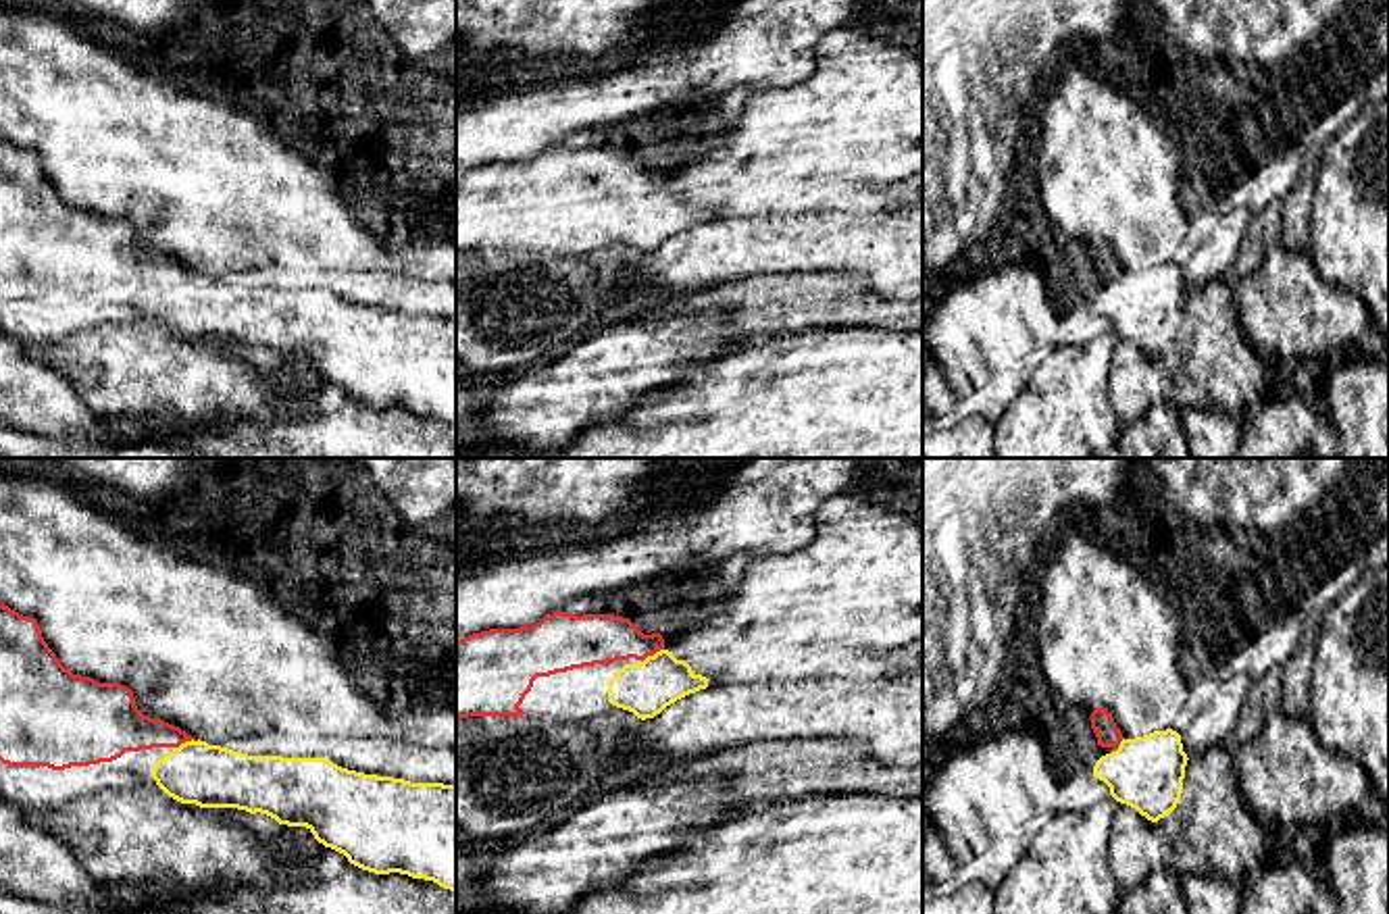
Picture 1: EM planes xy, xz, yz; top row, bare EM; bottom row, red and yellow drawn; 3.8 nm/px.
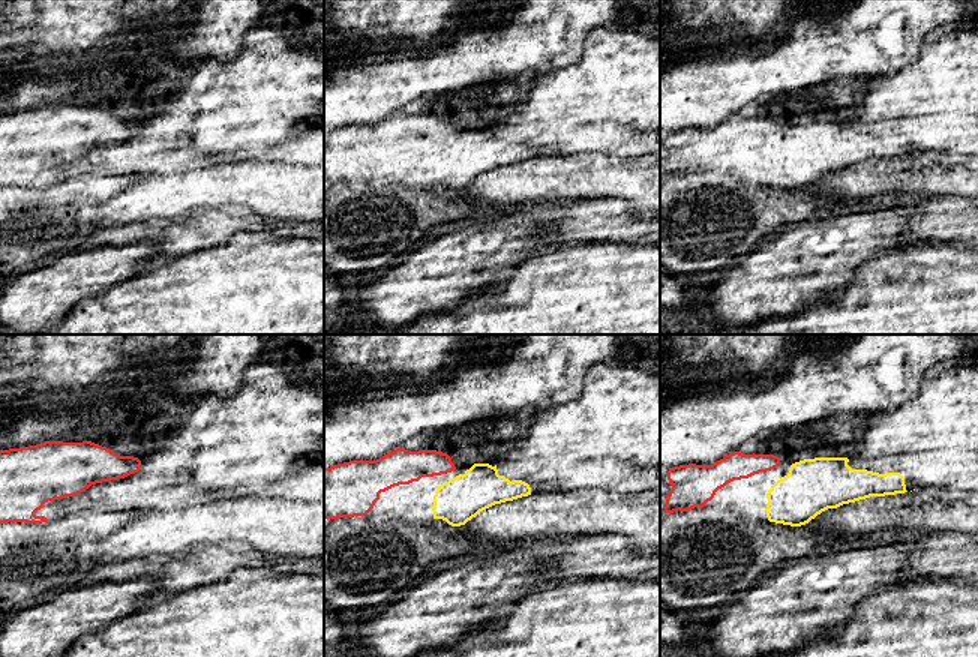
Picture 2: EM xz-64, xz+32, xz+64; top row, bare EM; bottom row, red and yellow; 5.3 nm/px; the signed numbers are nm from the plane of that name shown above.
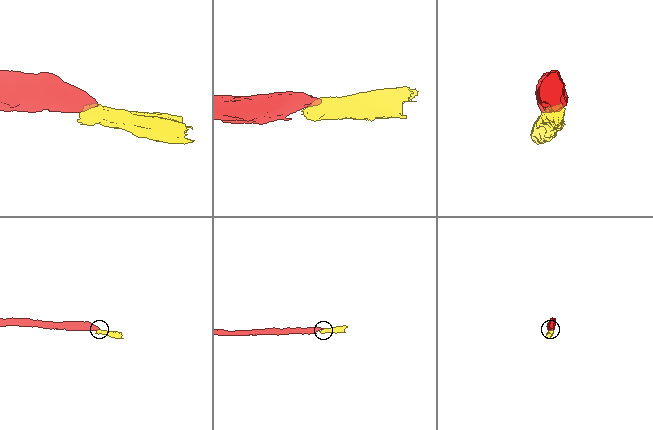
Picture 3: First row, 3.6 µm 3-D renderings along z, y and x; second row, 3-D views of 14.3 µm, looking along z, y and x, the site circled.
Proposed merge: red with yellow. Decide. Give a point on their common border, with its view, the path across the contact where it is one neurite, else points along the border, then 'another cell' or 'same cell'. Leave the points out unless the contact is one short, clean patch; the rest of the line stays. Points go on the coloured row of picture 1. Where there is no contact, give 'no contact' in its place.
xz (652, 654) | across xz (590, 640), (625, 640), (652, 654), (652, 683), (648, 688) | same cell

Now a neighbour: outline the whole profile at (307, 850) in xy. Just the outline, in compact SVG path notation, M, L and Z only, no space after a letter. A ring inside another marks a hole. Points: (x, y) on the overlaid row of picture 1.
M200 808L200 812L208 812L227 824L235 824L244 829L254 841L264 845L271 854L287 858L289 862L300 862L312 868L312 877L317 866L323 860L325 845L314 839L310 829L306 827L287 827L279 824L275 818L267 814L250 814L237 808Z

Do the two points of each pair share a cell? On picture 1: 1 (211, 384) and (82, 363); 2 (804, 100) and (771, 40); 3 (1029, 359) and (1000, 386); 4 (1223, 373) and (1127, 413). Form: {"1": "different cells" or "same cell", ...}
{"1": "same cell", "2": "different cells", "3": "same cell", "4": "same cell"}

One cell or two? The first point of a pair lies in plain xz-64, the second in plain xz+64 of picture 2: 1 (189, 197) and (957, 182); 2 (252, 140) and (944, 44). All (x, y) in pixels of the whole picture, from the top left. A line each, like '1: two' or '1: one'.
1: one
2: one

